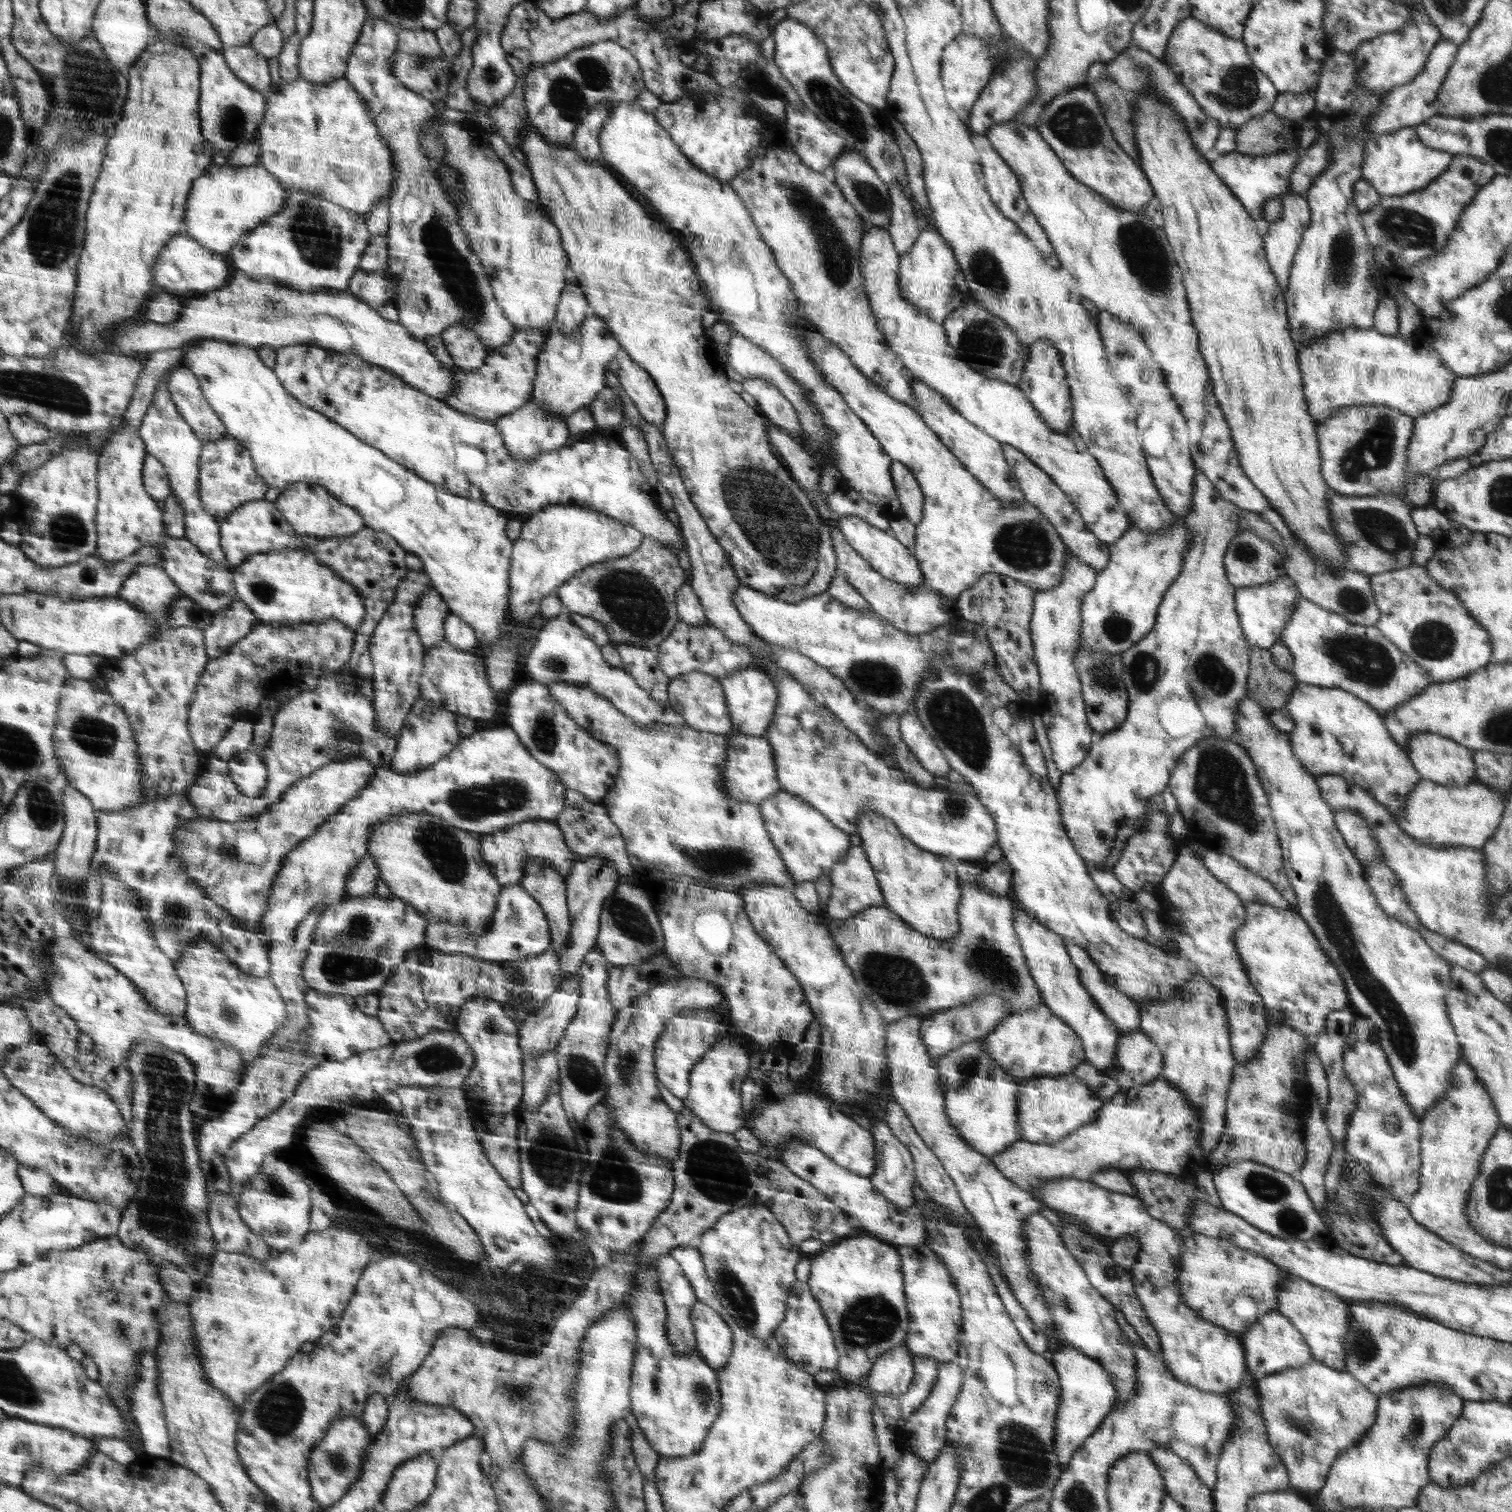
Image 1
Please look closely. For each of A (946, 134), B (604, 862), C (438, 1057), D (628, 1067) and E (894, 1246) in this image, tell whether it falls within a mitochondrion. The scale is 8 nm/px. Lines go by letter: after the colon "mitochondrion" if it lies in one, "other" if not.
A: other
B: other
C: mitochondrion
D: mitochondrion
E: other

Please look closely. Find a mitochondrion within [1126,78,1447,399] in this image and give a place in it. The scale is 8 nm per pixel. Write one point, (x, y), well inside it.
(1409, 227)

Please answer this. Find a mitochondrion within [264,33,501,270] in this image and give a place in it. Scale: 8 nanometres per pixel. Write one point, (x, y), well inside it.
(420, 61)

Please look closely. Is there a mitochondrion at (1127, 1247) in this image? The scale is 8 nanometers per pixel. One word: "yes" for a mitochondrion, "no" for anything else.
no

